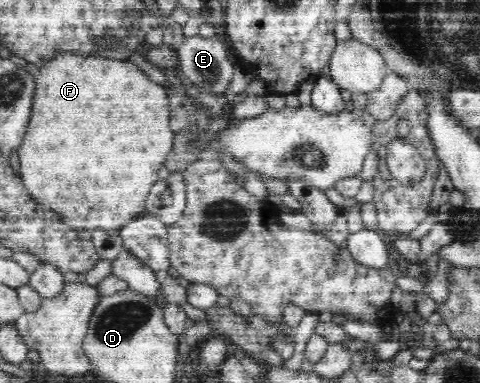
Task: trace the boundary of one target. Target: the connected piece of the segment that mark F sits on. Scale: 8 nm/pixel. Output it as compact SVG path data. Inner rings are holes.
M59 54L55 56L47 66L41 68L35 80L35 100L29 120L29 128L25 131L24 139L16 148L20 162L20 177L25 190L33 200L40 202L45 208L51 208L61 215L63 221L77 228L103 228L110 231L119 231L124 224L137 218L138 215L146 214L146 202L151 187L159 180L157 172L163 168L165 158L169 154L174 143L174 132L170 127L170 106L166 93L166 87L151 81L141 70L137 70L131 61L119 62L119 60L107 60L107 58L95 58L95 56L77 56L77 54ZM79 130L125 130L125 132L79 132Z

